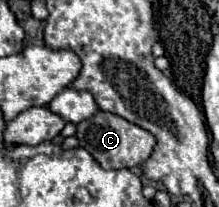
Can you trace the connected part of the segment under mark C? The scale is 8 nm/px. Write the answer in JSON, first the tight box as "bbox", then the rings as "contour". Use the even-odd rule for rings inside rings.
{"bbox":[76,111,156,169],"contour":[[[106,111],[96,113],[96,117],[88,121],[82,121],[78,125],[76,135],[80,139],[80,147],[86,147],[100,161],[104,169],[132,169],[132,167],[144,165],[156,147],[156,139],[152,133]]]}

